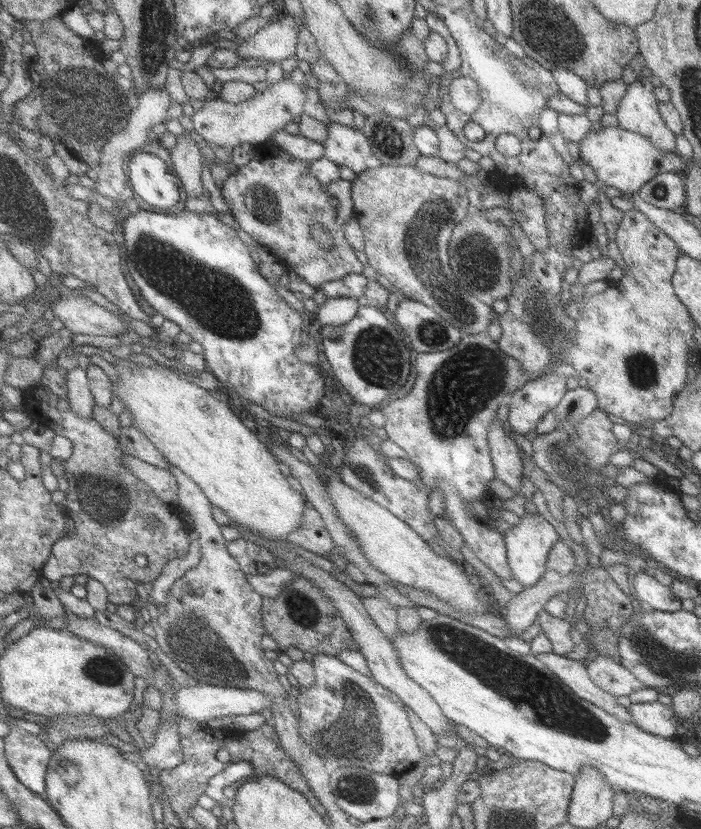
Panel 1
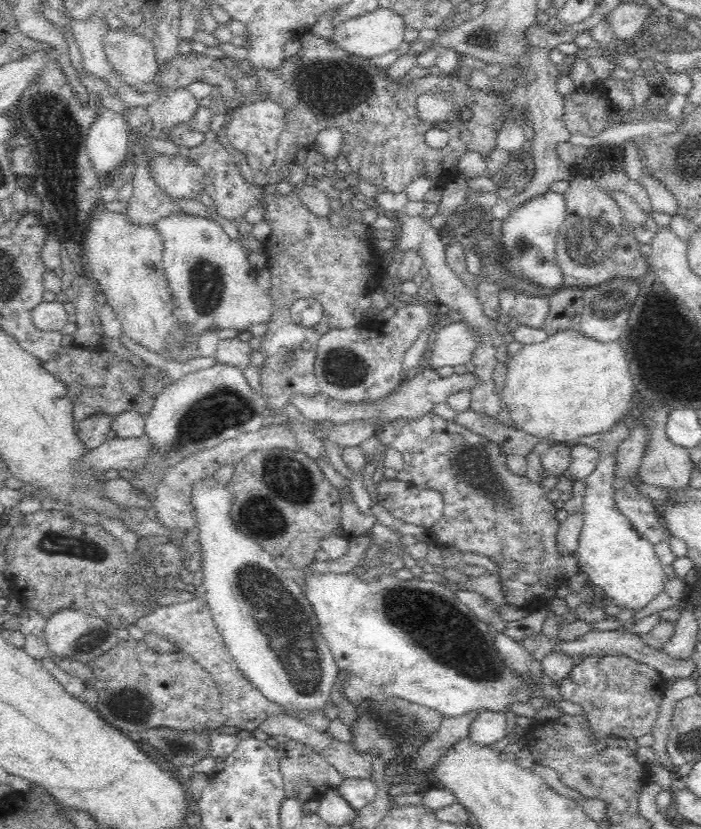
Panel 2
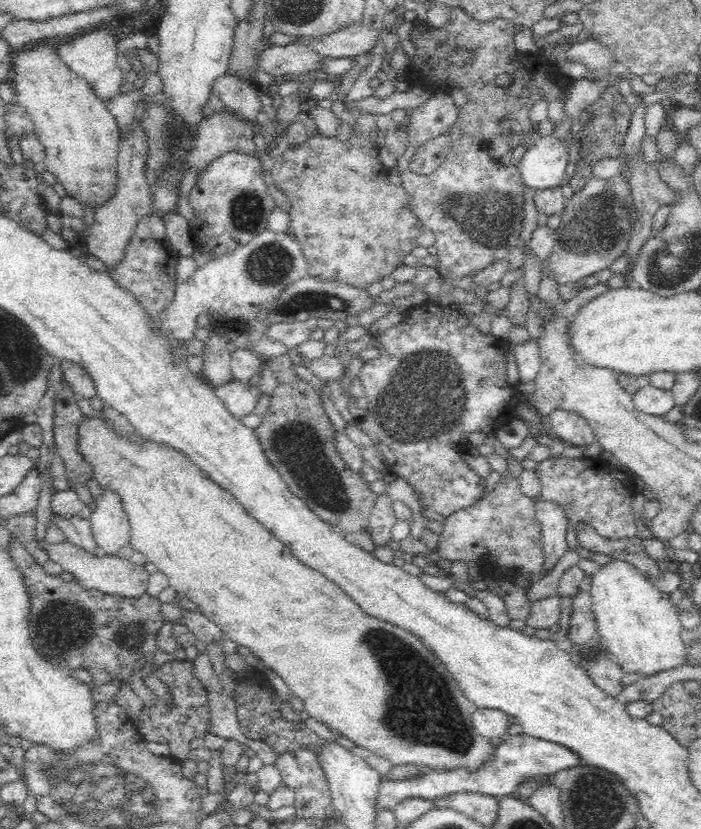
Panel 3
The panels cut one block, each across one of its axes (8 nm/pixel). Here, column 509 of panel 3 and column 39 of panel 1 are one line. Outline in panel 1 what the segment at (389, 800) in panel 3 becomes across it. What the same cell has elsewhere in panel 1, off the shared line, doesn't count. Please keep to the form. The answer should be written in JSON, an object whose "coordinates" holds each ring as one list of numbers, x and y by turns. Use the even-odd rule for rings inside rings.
{"coordinates":[[11,725,6,740,6,758,15,776,38,795,46,792,46,776,53,751,48,750,41,738]]}

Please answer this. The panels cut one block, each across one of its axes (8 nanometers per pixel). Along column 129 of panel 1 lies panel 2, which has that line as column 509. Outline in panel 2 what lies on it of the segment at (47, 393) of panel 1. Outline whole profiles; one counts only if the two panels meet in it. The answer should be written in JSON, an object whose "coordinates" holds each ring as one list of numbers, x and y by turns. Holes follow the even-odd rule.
{"coordinates":[[434,412,418,418,394,418,377,426,375,436,382,444,400,452,404,468,412,475,412,483,419,488,438,492,443,497,441,517,431,526,428,541,432,545,455,546,460,552,473,552,488,556,496,568,507,604,530,608,530,602,545,597,546,602,555,598,561,581,570,579,580,570,577,559,562,558,556,551,556,534,559,521,556,519,557,507,549,501,539,484,526,476,512,474,506,464,507,454,500,443,492,442,485,435,476,434,454,420,444,420]]}

